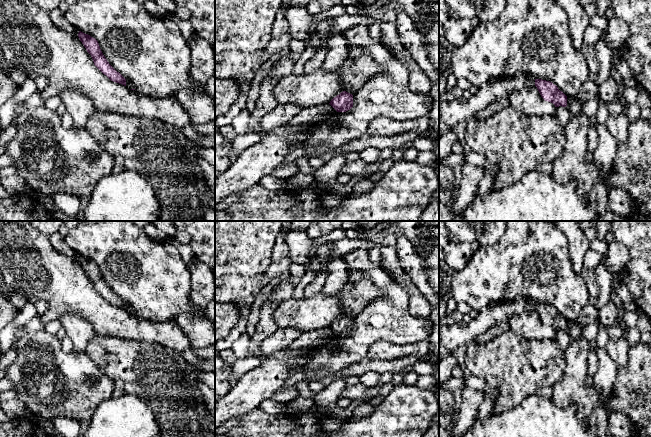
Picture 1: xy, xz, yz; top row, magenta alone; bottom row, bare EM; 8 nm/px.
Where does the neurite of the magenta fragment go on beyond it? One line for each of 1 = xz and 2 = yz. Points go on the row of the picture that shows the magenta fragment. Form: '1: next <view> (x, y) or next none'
1: next none
2: next none

